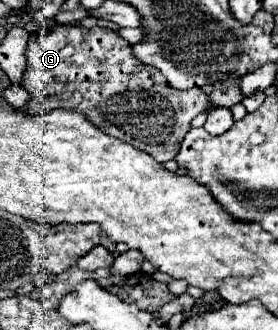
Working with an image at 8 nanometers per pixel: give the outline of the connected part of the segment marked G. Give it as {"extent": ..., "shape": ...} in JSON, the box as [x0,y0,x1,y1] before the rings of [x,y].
{"extent":[22,25,212,163],"shape":[[[56,25],[40,29],[38,33],[30,35],[26,59],[28,67],[22,77],[22,87],[30,93],[30,101],[26,103],[28,113],[44,115],[52,109],[82,113],[104,133],[150,153],[158,163],[166,163],[176,157],[180,143],[190,129],[190,121],[198,113],[206,113],[212,107],[208,95],[198,87],[186,91],[170,87],[158,69],[144,65],[134,57],[132,47],[126,39],[122,39],[116,31],[104,27],[86,29],[80,25]]]}

